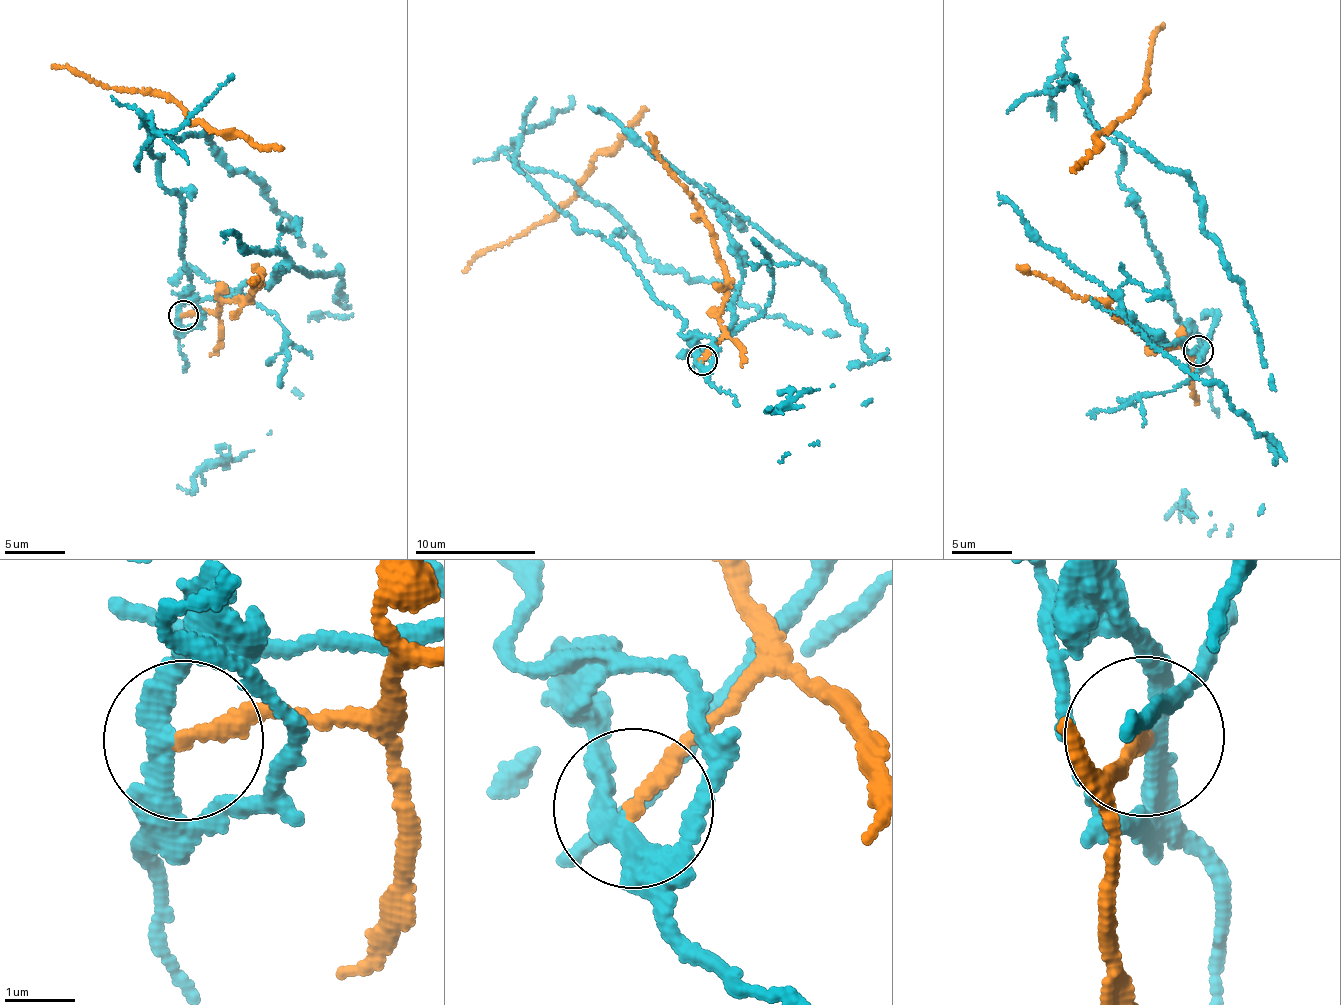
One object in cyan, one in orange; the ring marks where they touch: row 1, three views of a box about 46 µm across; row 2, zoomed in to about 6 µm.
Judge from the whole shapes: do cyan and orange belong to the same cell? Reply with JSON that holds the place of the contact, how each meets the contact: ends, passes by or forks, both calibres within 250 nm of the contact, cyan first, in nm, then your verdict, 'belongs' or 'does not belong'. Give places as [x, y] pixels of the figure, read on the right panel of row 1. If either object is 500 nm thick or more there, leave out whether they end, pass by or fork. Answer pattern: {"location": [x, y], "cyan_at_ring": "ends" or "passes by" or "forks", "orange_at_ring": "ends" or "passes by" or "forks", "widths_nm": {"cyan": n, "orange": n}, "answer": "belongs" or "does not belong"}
{"location": [1198, 351], "cyan_at_ring": "passes by", "orange_at_ring": "ends", "widths_nm": {"cyan": 240, "orange": 220}, "answer": "does not belong"}

